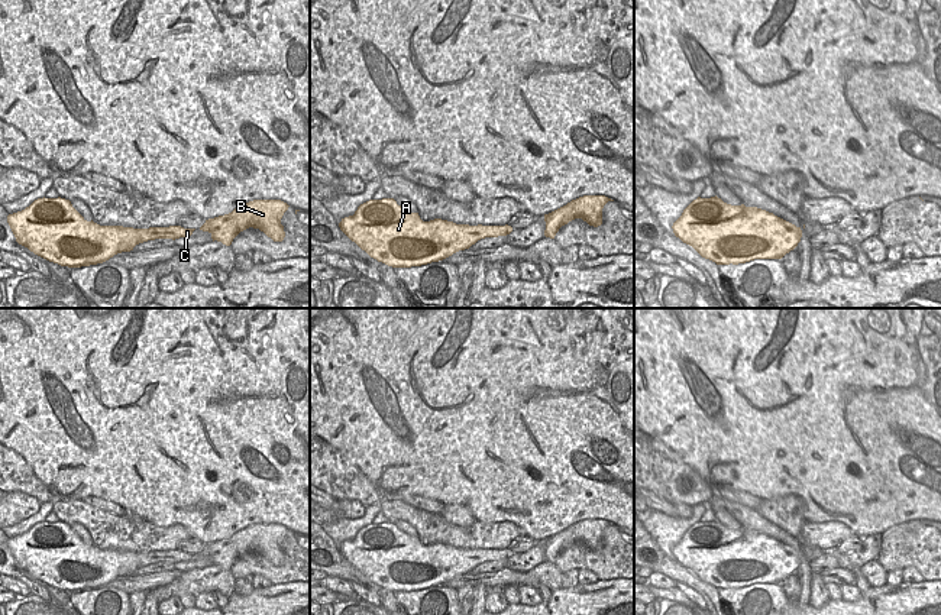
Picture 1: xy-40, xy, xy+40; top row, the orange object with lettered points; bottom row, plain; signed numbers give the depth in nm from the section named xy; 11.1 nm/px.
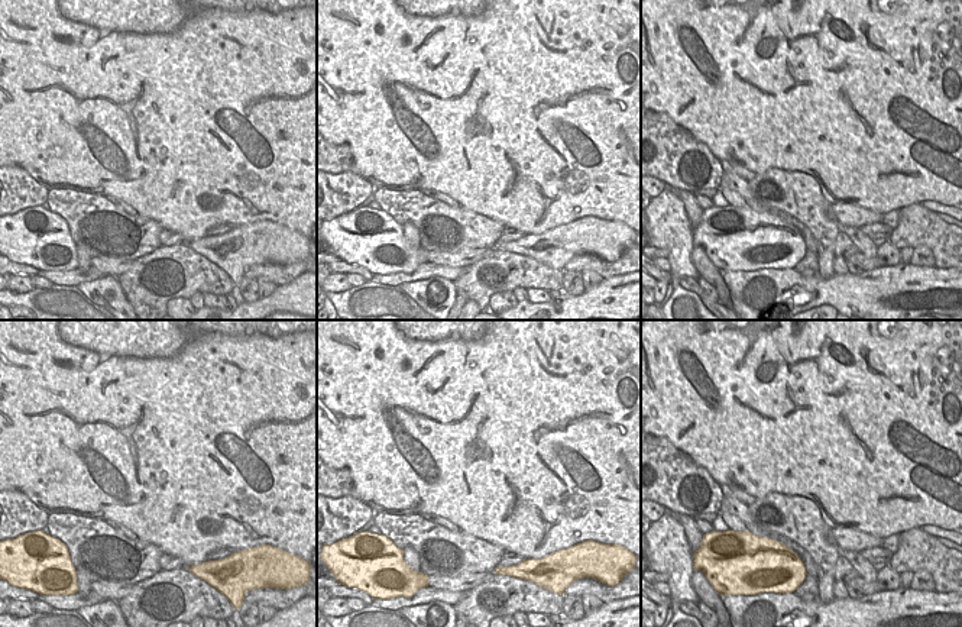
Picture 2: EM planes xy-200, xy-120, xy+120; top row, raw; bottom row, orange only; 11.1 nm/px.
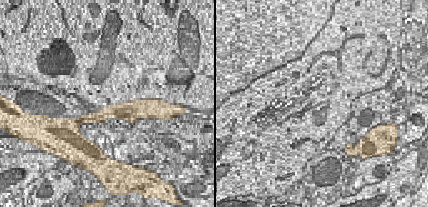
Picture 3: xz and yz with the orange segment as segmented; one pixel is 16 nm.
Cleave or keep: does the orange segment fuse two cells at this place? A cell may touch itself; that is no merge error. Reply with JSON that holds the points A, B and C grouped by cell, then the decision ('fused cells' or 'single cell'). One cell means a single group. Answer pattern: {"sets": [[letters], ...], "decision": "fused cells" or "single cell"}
{"sets": [["A", "B", "C"]], "decision": "single cell"}

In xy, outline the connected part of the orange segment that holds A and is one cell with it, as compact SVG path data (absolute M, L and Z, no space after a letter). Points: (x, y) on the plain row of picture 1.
M394 522L369 524L353 540L342 543L340 554L371 582L392 592L421 590L469 573L485 561L507 560L512 551L469 550L434 543L423 546Z

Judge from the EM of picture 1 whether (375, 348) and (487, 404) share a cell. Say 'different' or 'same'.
same

